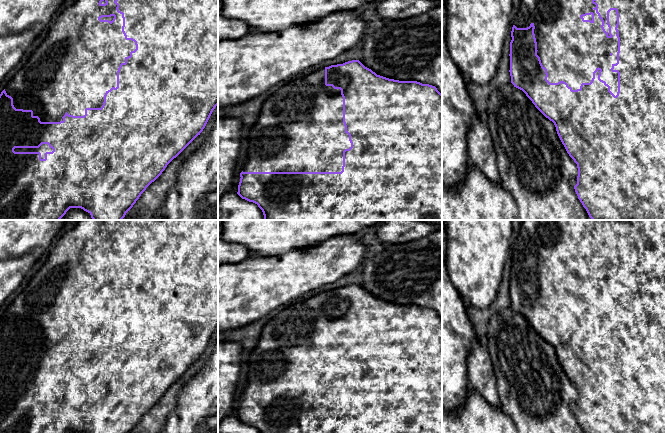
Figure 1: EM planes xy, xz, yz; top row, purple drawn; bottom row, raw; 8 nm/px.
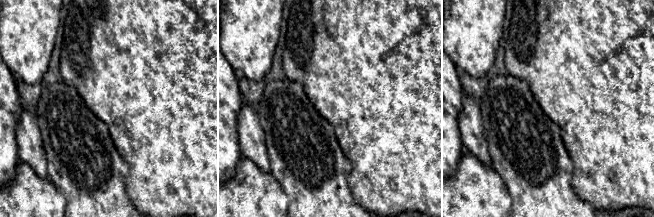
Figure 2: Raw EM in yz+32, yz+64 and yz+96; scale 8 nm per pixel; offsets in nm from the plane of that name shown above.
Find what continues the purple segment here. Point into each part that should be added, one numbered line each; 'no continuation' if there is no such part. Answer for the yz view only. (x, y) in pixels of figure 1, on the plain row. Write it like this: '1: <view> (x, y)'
1: yz (570, 273)

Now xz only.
1: xz (299, 352)

